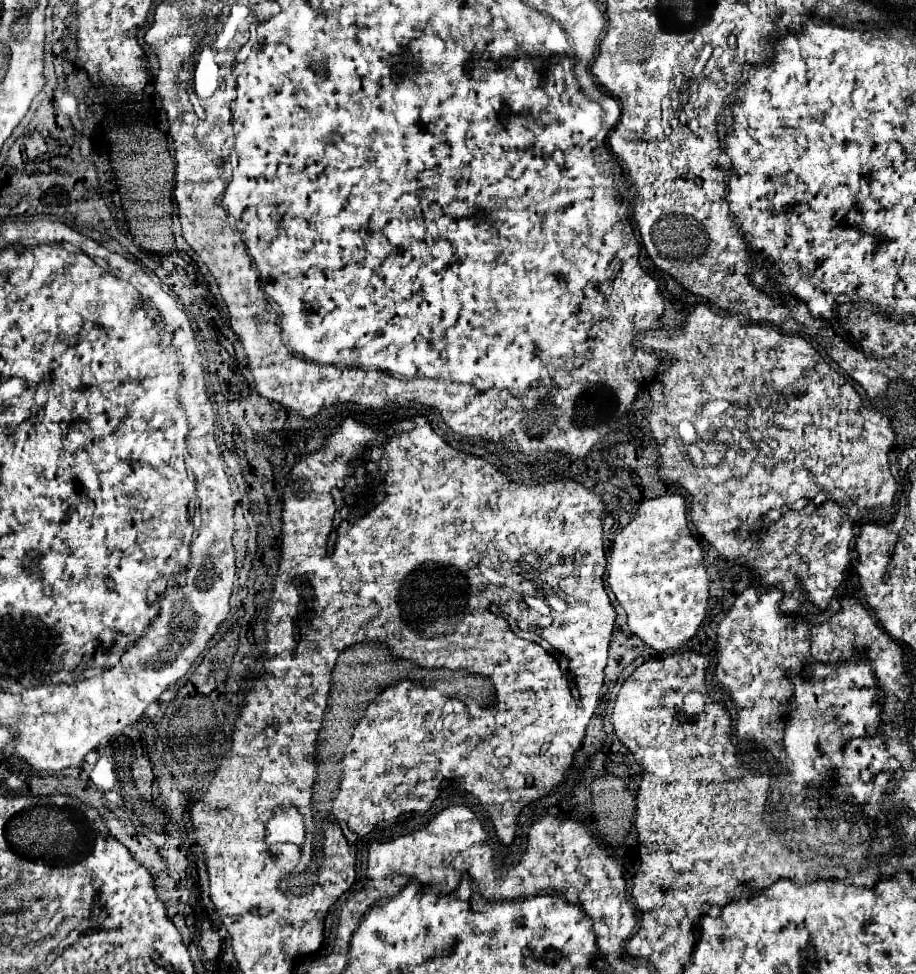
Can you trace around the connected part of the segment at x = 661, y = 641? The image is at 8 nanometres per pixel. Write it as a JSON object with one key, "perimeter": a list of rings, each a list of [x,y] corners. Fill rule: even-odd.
{"perimeter":[[[666,492],[664,496],[642,502],[636,516],[616,534],[614,548],[610,554],[608,584],[620,606],[626,610],[628,628],[644,644],[648,644],[658,652],[676,650],[684,646],[684,642],[688,642],[696,634],[698,626],[706,616],[706,604],[710,596],[708,574],[700,544],[688,528],[686,512],[688,512],[686,498],[676,492]]]}

